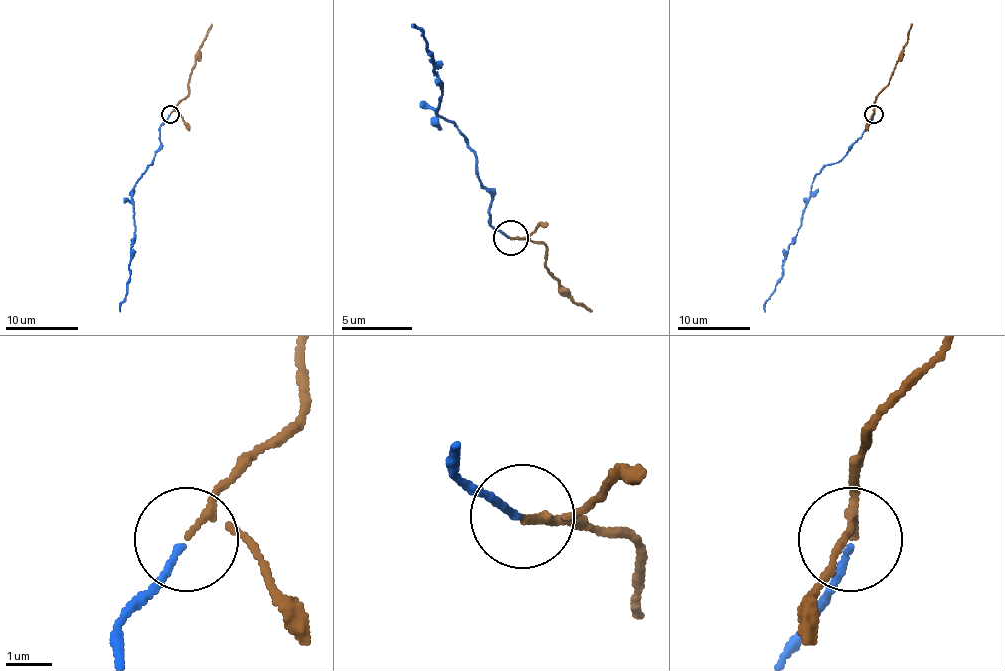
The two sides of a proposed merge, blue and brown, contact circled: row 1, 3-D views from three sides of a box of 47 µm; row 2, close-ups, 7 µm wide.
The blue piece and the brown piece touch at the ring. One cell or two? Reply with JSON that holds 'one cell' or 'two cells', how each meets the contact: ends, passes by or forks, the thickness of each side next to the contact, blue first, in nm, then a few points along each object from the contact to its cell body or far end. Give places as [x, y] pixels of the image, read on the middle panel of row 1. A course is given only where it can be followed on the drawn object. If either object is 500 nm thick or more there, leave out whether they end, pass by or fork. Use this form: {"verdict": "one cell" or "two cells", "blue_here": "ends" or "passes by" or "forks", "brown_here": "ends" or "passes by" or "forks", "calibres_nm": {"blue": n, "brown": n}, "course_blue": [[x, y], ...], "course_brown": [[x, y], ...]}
{"verdict": "one cell", "blue_here": "ends", "brown_here": "passes by", "calibres_nm": {"blue": 130, "brown": 120}, "course_blue": [[511, 236], [490, 222], [490, 190], [472, 148], [444, 116], [437, 116], [441, 84], [426, 39], [412, 28]], "course_brown": [[511, 236], [529, 236], [547, 247], [547, 268], [582, 307], [592, 311]]}

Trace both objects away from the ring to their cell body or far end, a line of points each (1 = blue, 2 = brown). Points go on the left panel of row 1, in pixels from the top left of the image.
1: (171, 115), (160, 128), (160, 150), (136, 184), (132, 197), (134, 241), (130, 246), (130, 279), (119, 312)
2: (171, 113), (189, 93), (189, 80), (200, 46), (212, 24)

